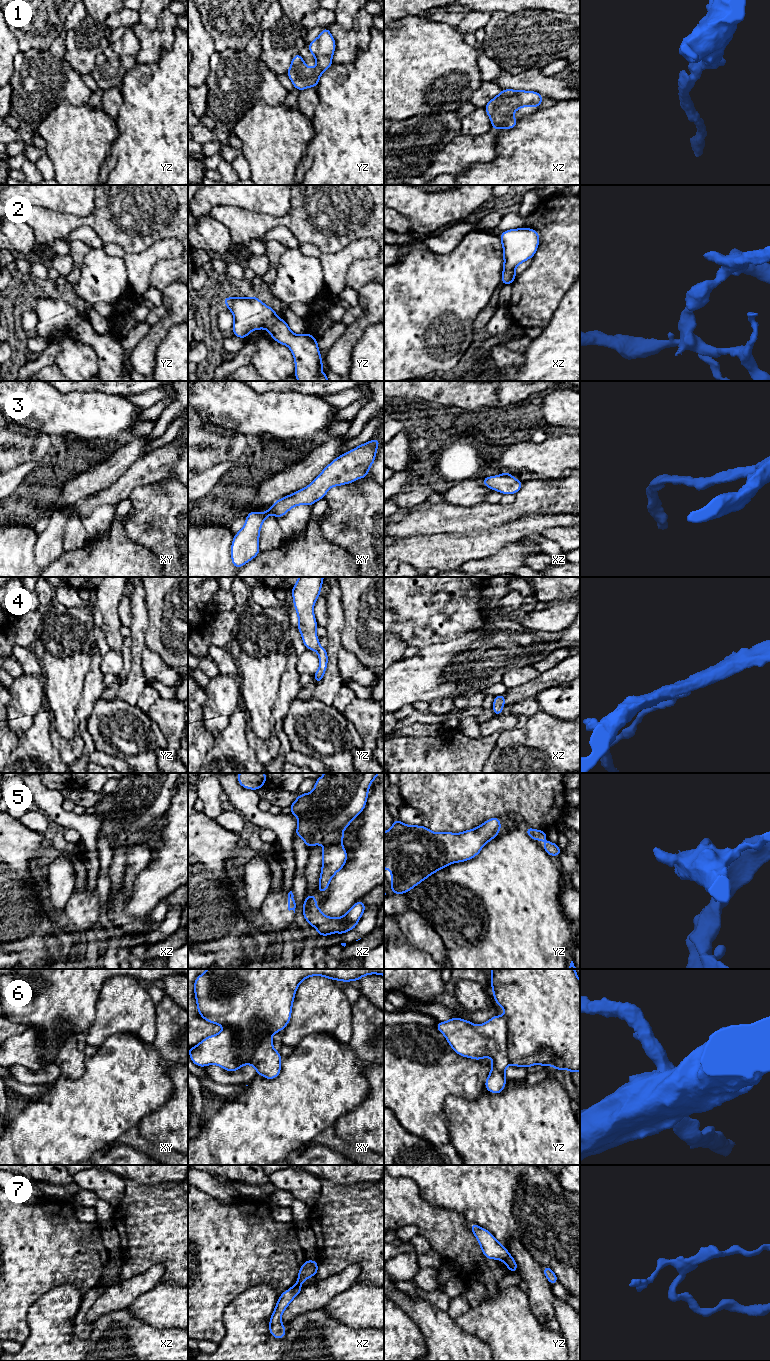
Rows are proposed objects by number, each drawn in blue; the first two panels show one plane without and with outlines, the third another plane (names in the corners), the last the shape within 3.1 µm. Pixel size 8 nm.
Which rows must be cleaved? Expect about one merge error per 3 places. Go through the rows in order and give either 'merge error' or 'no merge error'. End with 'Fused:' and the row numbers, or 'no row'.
1: no merge error
2: no merge error
3: no merge error
4: no merge error
5: no merge error
6: merge error
7: merge error
Fused: 6, 7

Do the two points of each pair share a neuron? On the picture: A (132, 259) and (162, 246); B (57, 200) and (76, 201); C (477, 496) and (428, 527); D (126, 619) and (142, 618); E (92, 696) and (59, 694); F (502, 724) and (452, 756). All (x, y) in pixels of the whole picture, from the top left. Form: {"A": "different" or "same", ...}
{"A": "same", "B": "same", "C": "different", "D": "different", "E": "different", "F": "different"}

